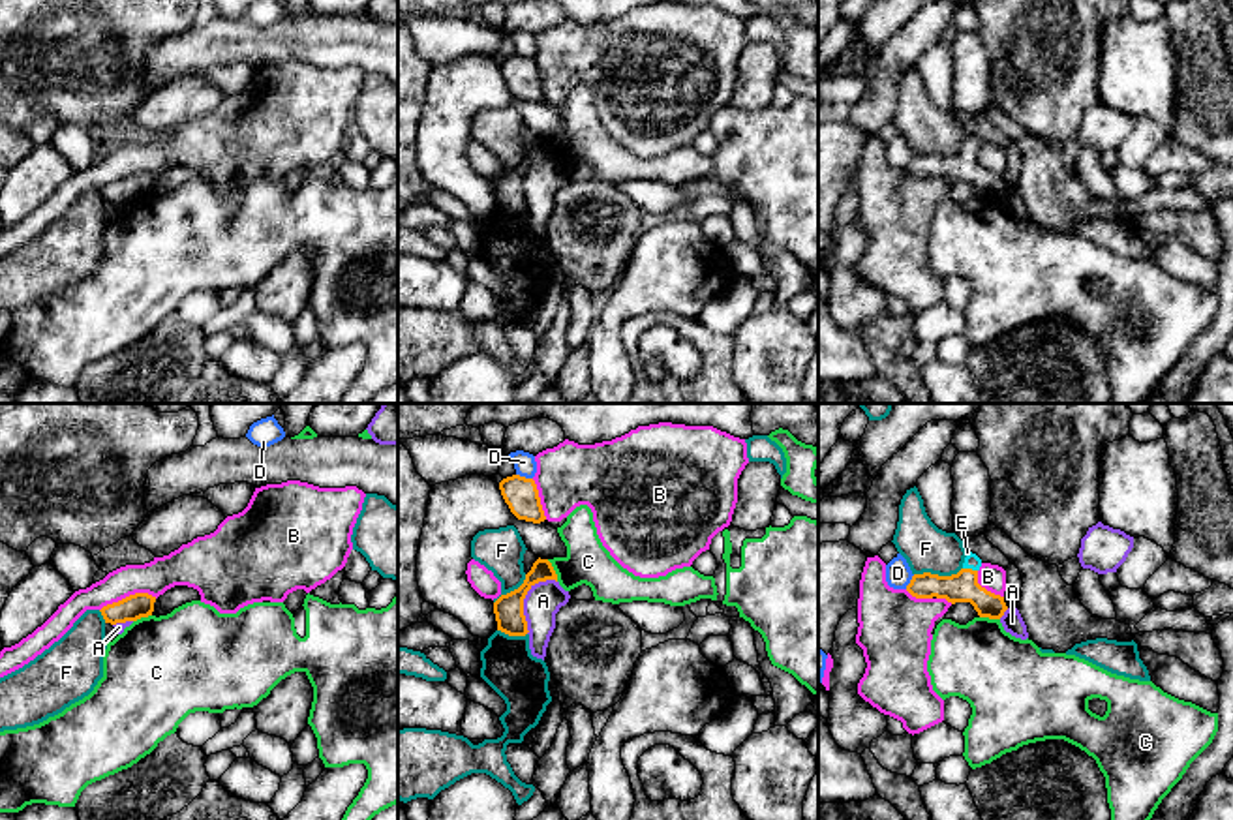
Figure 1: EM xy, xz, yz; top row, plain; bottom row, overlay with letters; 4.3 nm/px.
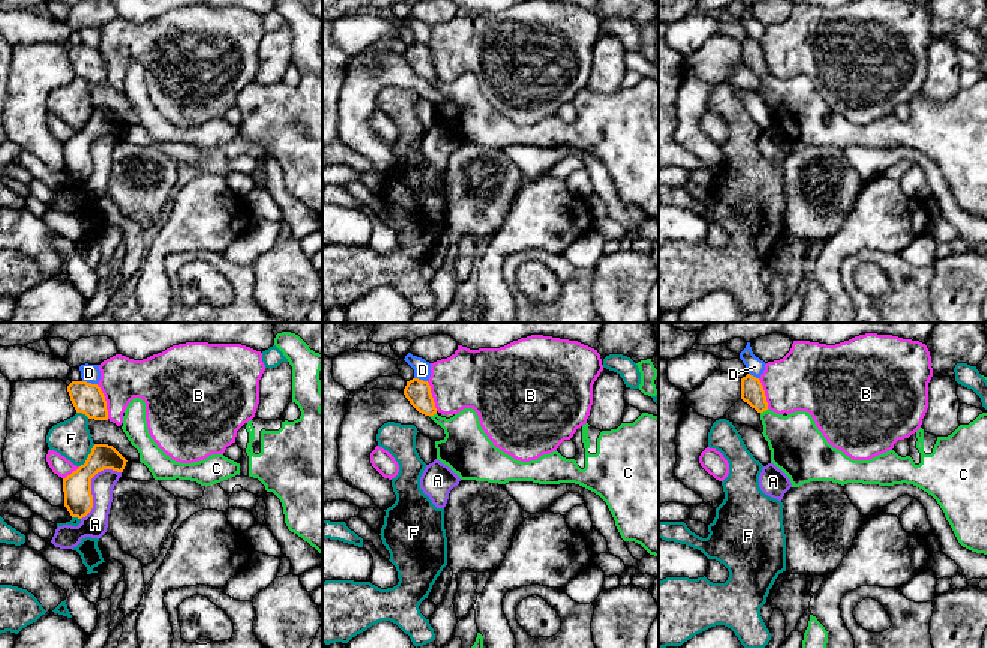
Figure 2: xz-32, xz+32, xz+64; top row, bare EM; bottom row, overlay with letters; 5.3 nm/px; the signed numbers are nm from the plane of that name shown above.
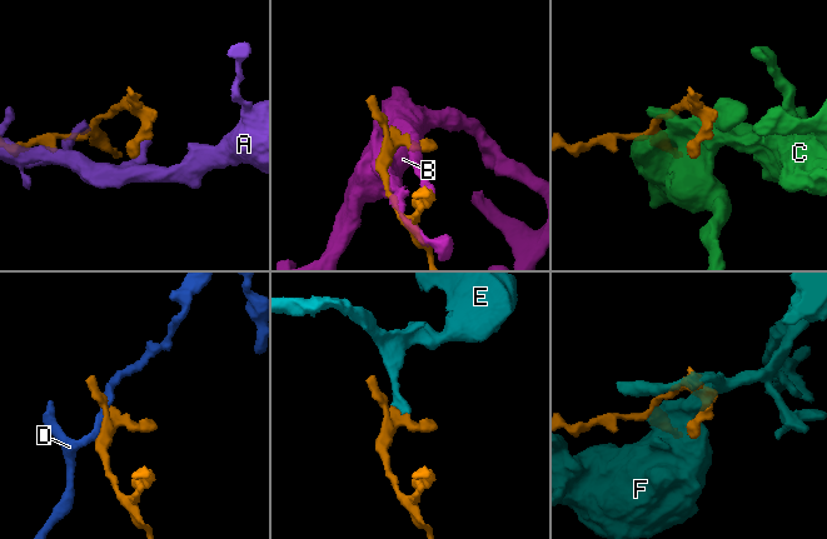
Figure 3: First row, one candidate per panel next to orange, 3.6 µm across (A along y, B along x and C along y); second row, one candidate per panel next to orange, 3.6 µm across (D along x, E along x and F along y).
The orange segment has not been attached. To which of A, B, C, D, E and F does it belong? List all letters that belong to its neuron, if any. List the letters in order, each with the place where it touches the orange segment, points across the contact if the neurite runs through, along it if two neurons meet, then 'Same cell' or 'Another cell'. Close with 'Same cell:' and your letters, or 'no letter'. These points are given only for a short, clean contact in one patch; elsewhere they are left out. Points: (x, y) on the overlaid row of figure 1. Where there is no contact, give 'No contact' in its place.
A: Touches orange at xz (524, 597). Another cell
B: Touches orange at xy (130, 595). Another cell
C: Touches orange at xz (554, 571). Another cell
D: Touches orange at xz (524, 477). Another cell
E: Touches orange at yz (971, 569). Path across: yz (963, 586), (971, 569), (973, 561). Same cell
F: Touches orange at yz (937, 575). Another cell
Same cell: E

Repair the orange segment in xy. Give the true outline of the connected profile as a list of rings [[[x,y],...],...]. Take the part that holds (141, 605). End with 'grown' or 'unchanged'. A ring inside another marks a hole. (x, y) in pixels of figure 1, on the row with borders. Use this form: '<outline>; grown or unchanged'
[[[135,593],[118,602],[103,606],[99,612],[105,623],[116,625],[148,617],[154,612],[156,597],[148,593]]]; unchanged

